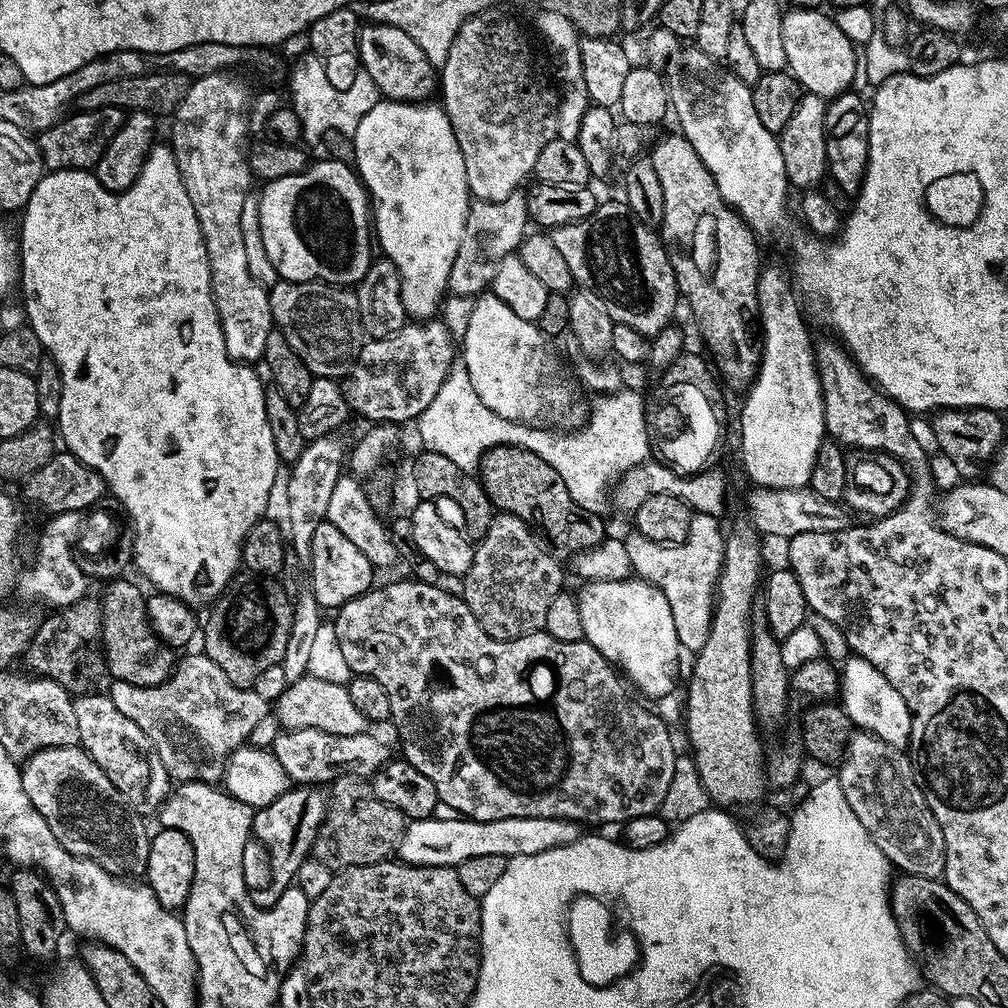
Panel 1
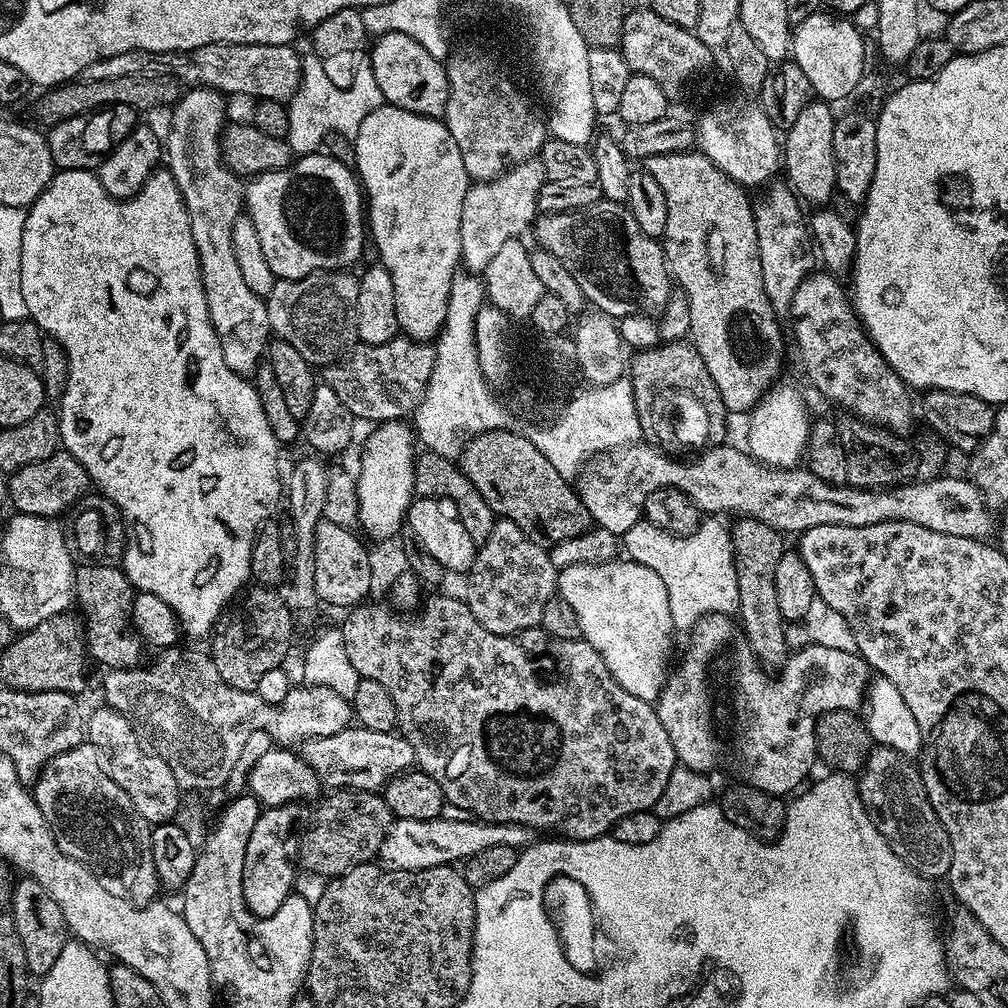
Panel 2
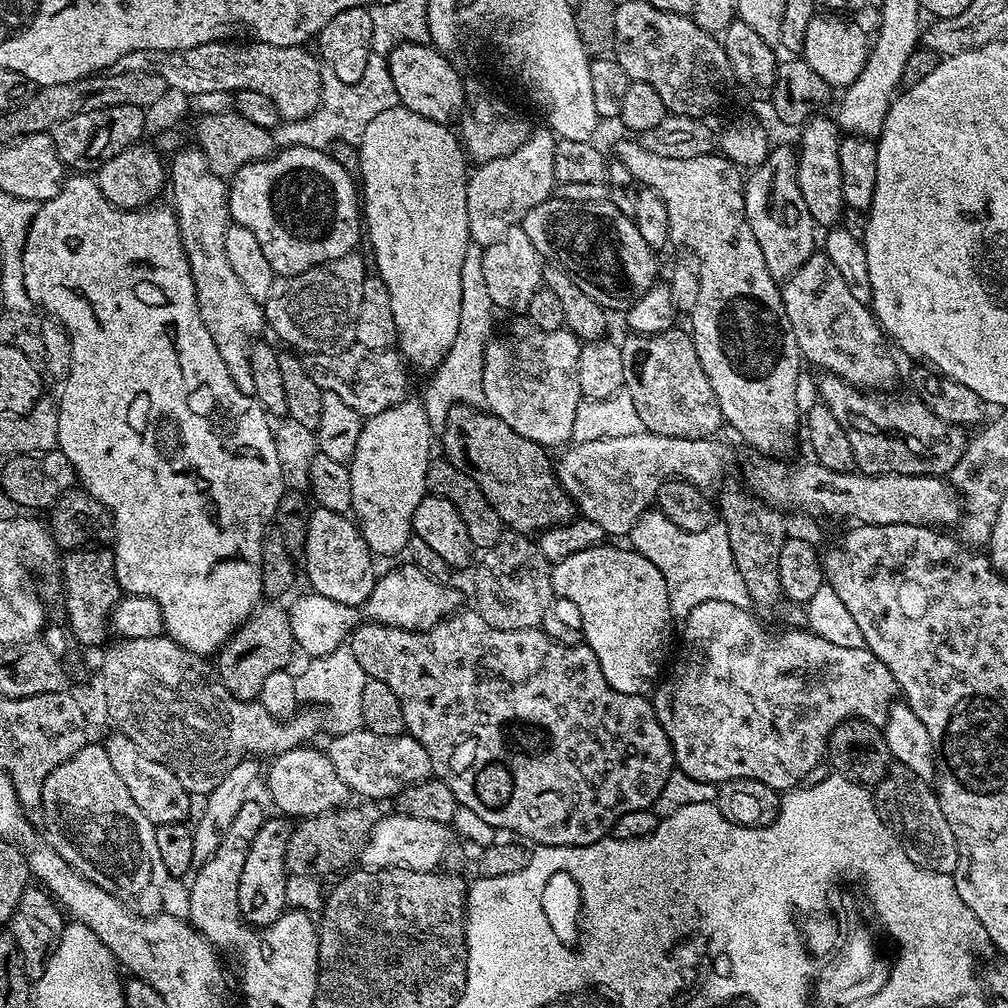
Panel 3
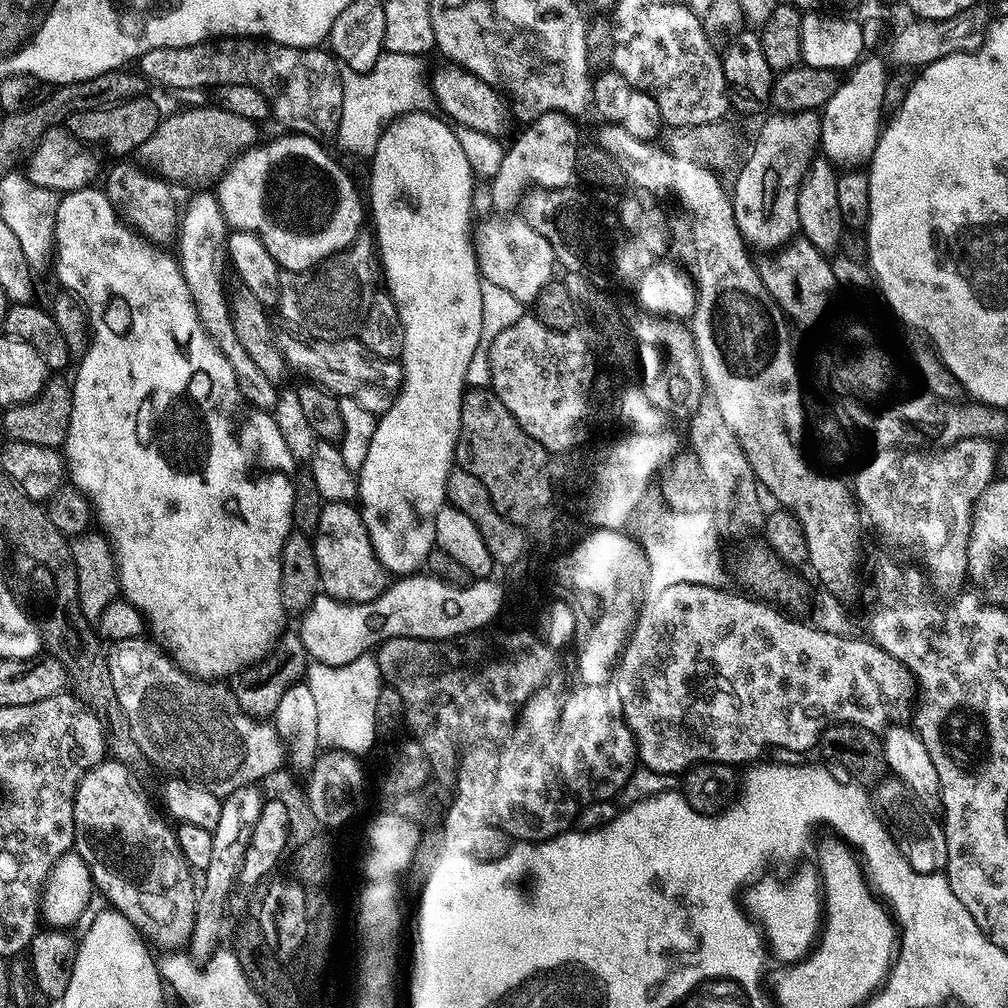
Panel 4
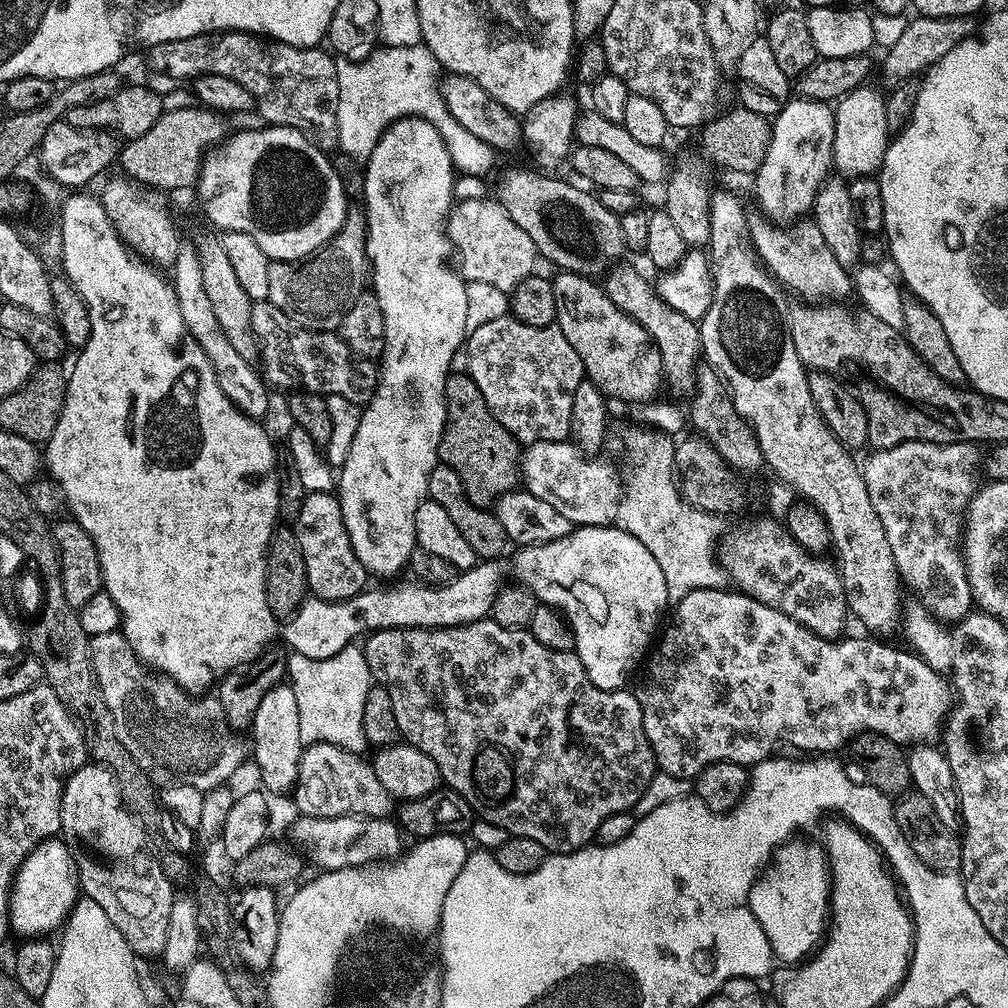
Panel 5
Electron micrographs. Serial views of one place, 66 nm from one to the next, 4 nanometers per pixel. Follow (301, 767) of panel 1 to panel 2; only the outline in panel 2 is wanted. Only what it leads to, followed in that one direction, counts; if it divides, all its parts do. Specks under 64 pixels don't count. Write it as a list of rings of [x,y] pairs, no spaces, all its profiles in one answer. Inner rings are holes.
[[[350,726],[326,738],[306,740],[298,748],[299,756],[307,762],[321,785],[332,790],[379,793],[389,780],[409,771],[415,765],[414,746],[404,736],[391,732],[375,732]]]

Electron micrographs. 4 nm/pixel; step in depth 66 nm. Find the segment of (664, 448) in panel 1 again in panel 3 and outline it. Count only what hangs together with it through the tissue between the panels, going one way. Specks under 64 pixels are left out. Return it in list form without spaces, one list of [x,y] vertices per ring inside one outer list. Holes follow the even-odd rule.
[[[673,326],[667,332],[660,332],[639,341],[640,361],[636,368],[629,367],[624,373],[624,383],[634,408],[641,419],[644,430],[654,435],[666,435],[668,438],[706,439],[715,437],[722,427],[722,417],[714,390],[711,389],[710,379],[706,370],[702,370],[702,362],[698,362],[698,350],[694,350],[694,342],[687,331],[680,326]]]

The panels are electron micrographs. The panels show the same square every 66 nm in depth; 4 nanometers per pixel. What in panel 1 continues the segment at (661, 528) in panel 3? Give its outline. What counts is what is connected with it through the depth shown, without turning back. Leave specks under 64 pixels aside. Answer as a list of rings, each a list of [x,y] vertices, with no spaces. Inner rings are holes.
[[[693,515],[690,534],[681,544],[661,547],[649,543],[644,552],[644,560],[648,563],[646,579],[666,594],[681,647],[692,654],[700,652],[706,644],[712,625],[716,584],[720,581],[720,567],[724,564],[725,533],[722,528],[720,532],[719,522],[715,516]]]

